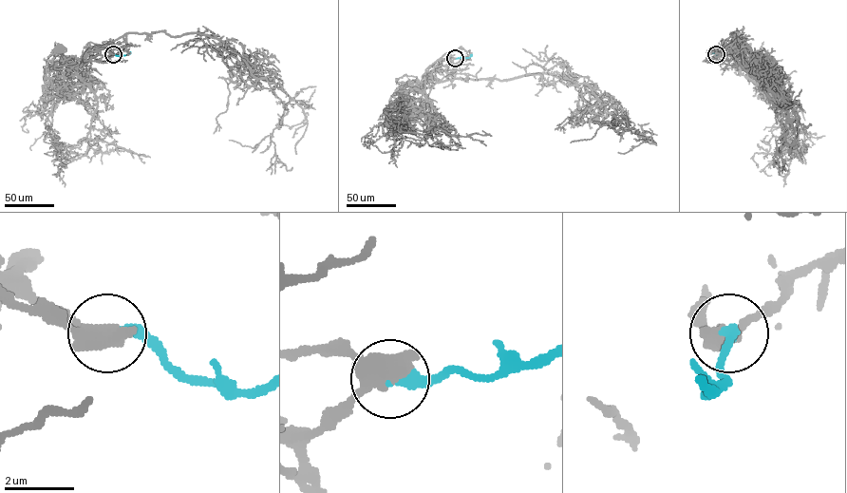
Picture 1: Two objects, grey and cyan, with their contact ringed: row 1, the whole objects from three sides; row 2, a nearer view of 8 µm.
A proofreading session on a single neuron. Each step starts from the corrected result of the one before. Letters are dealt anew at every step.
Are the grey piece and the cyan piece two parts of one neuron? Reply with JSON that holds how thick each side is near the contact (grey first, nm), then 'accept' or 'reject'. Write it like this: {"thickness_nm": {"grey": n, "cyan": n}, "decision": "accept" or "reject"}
{"thickness_nm": {"grey": 500, "cyan": 320}, "decision": "accept"}

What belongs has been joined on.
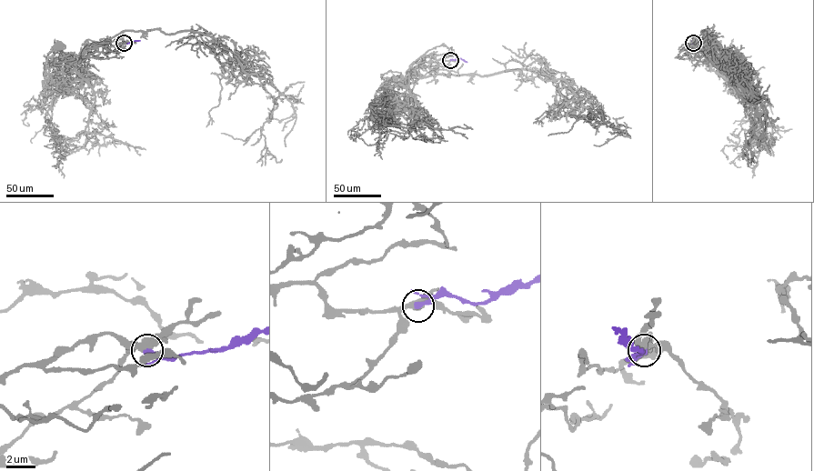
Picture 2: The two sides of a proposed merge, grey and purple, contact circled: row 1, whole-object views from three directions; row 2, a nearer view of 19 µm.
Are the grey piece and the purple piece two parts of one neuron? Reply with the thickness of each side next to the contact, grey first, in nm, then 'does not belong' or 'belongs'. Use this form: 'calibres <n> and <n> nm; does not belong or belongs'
calibres 460 and 400 nm; belongs

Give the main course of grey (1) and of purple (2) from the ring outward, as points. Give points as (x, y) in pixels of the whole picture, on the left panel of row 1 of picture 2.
1: (124, 43), (95, 43), (85, 61), (56, 49), (49, 53), (58, 45)
2: (124, 43), (140, 40)

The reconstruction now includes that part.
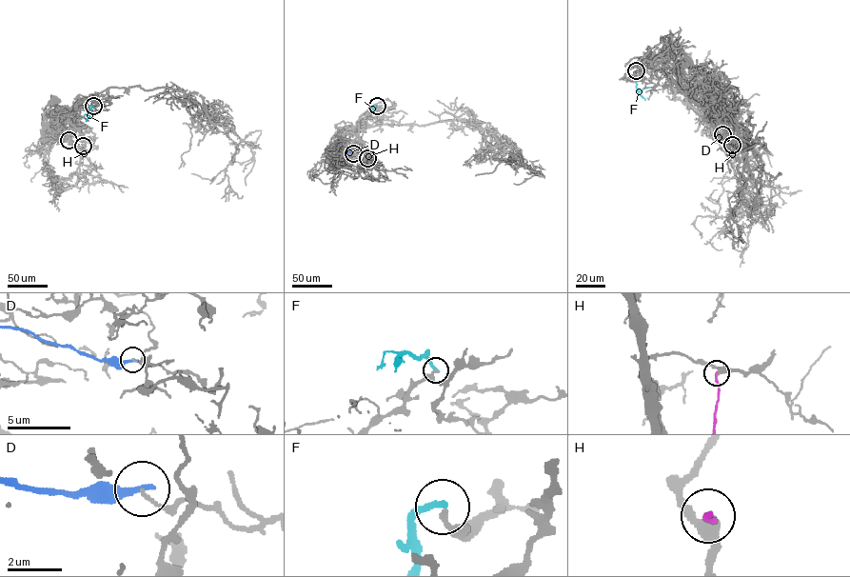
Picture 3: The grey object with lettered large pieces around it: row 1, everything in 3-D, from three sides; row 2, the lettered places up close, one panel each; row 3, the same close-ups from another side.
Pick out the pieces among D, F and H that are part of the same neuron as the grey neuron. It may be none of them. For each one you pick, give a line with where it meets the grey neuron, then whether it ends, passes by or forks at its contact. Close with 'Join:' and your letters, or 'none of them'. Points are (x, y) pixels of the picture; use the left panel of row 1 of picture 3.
Join: none of them

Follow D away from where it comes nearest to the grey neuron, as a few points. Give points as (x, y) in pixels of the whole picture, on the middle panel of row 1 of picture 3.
D: (353, 153), (342, 152)

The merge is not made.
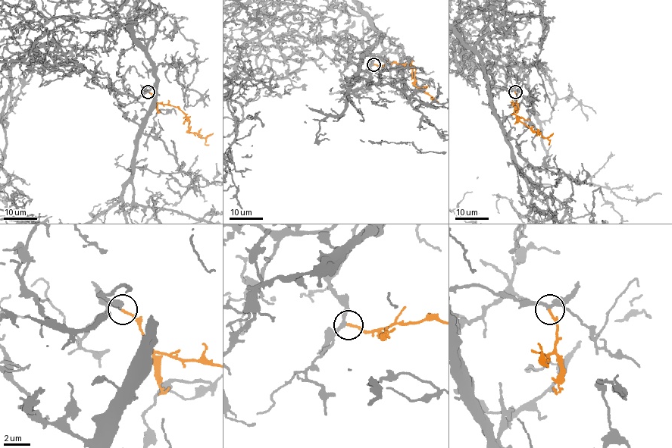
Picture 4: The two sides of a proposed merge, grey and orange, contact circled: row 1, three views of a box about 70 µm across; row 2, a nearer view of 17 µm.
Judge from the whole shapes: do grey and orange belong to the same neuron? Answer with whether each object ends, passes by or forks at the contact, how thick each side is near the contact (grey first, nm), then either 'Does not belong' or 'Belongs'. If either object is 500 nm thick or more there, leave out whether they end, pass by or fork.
At the ring grey passes by. At the ring orange ends. Thickness 220 nm (grey) against 180 nm. Belongs

